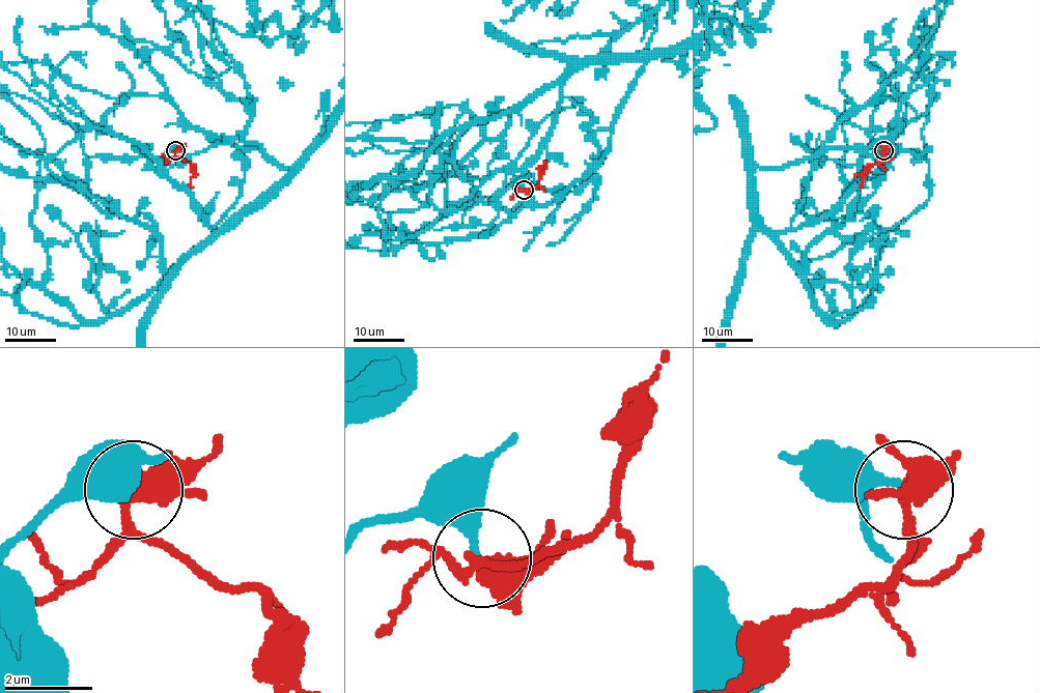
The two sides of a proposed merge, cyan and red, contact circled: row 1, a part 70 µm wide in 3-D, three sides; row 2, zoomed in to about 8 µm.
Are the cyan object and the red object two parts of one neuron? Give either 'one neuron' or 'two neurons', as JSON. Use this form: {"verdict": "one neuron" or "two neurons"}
{"verdict": "two neurons"}

